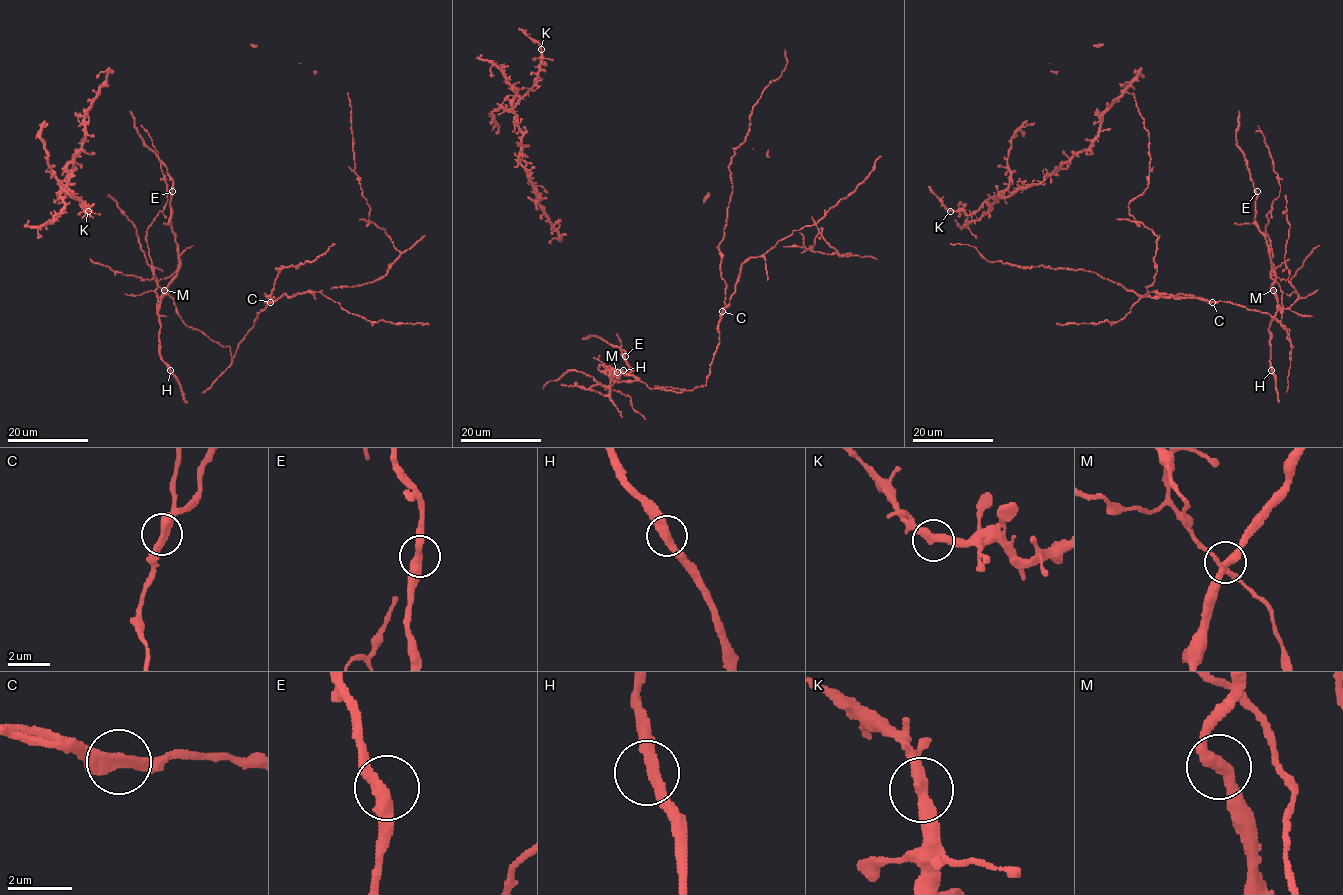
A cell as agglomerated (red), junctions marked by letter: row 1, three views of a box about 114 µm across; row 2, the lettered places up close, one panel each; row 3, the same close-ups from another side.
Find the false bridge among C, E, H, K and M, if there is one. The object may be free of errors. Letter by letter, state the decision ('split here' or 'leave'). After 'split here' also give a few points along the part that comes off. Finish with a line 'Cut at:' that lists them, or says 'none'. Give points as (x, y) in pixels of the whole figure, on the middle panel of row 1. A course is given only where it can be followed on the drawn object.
C: split here
E: leave
H: leave
K: leave
M: leave
Cut at: C

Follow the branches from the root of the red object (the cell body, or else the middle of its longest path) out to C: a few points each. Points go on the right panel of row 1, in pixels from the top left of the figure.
C: (1268, 218), (1271, 277), (1282, 293), (1281, 325), (1289, 330), (1291, 356), (1287, 328), (1268, 313), (1212, 302)

